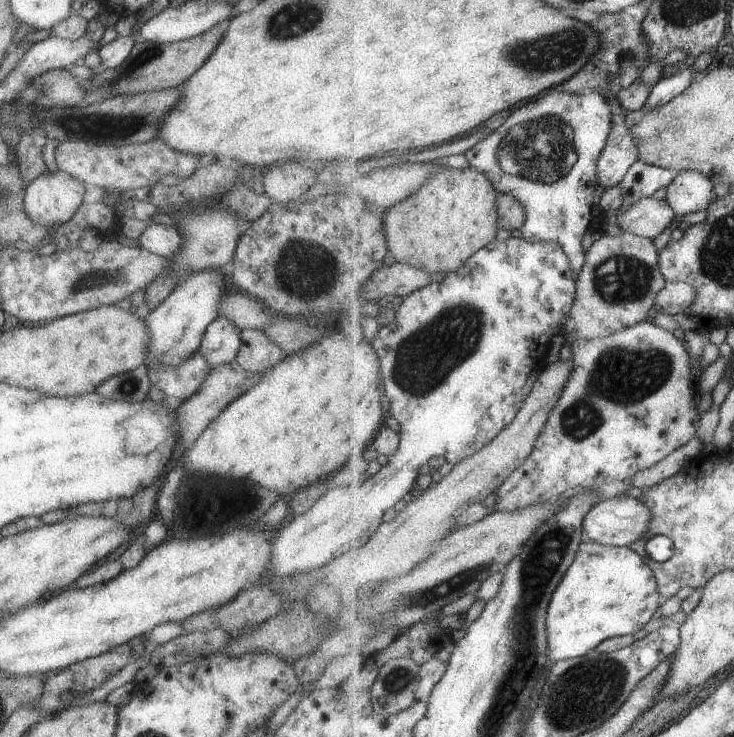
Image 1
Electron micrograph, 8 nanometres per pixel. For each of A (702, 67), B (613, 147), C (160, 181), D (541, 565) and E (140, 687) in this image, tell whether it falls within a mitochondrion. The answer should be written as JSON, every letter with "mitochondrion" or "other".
{"A":"other","B":"other","C":"other","D":"mitochondrion","E":"other"}

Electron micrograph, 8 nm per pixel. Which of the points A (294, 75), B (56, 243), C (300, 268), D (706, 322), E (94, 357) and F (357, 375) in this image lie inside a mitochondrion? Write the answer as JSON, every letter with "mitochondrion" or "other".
{"A":"other","B":"other","C":"mitochondrion","D":"other","E":"other","F":"other"}

